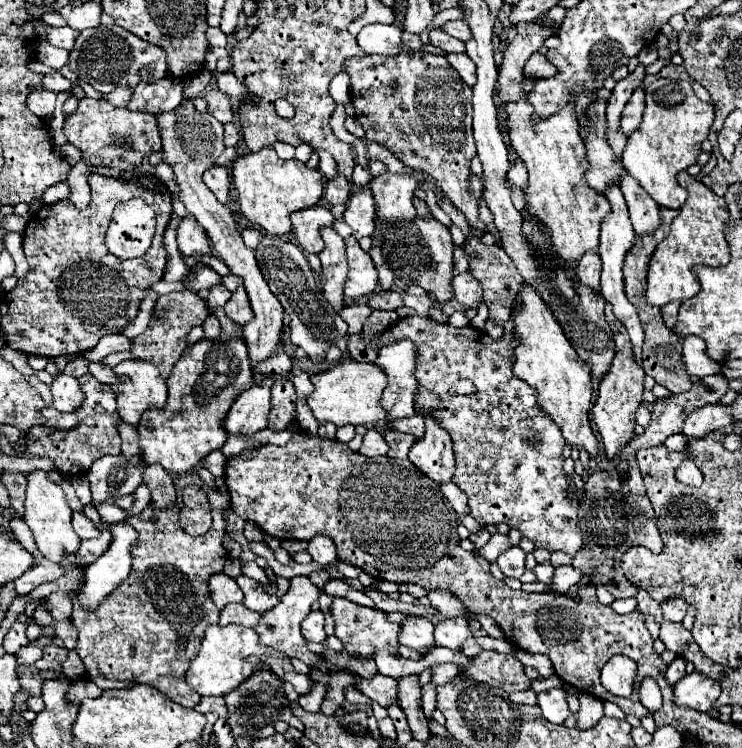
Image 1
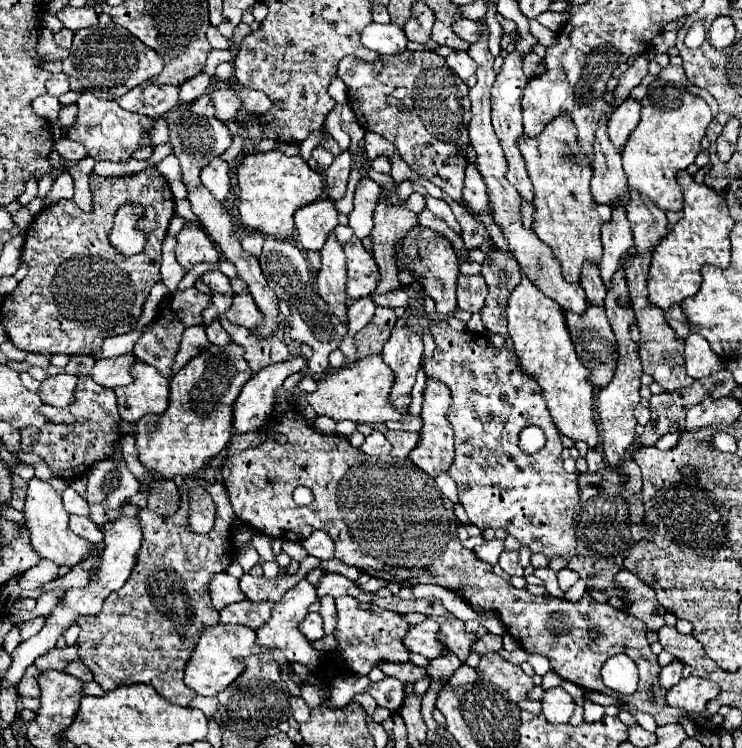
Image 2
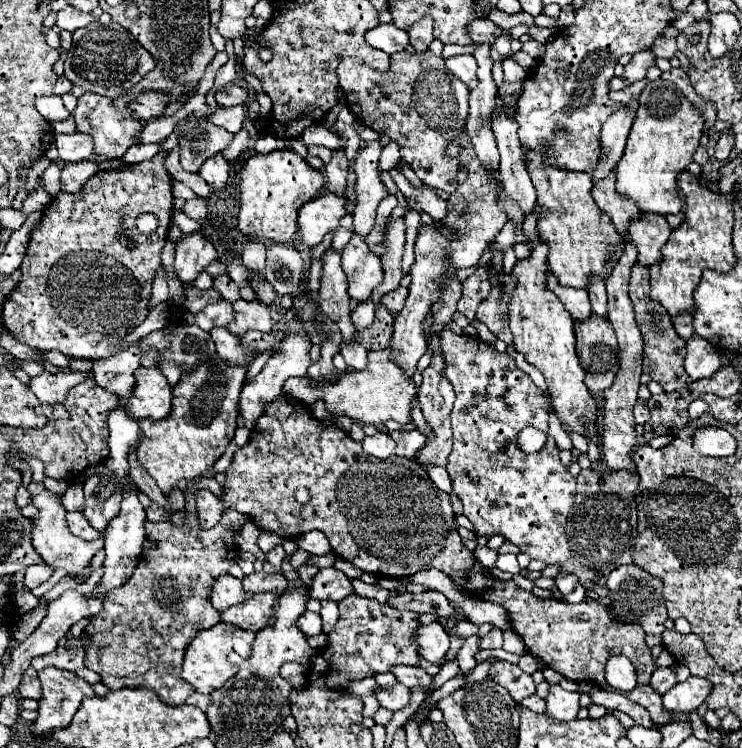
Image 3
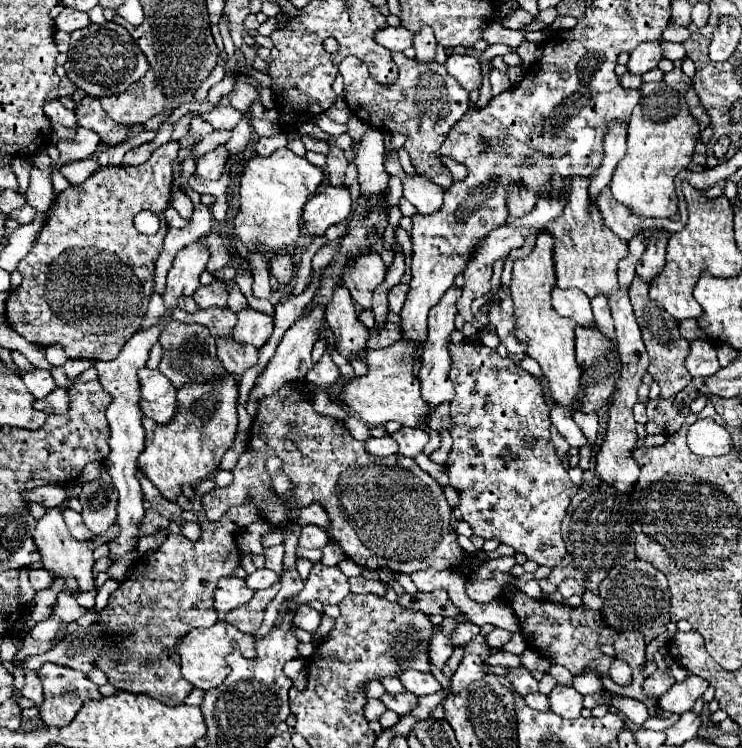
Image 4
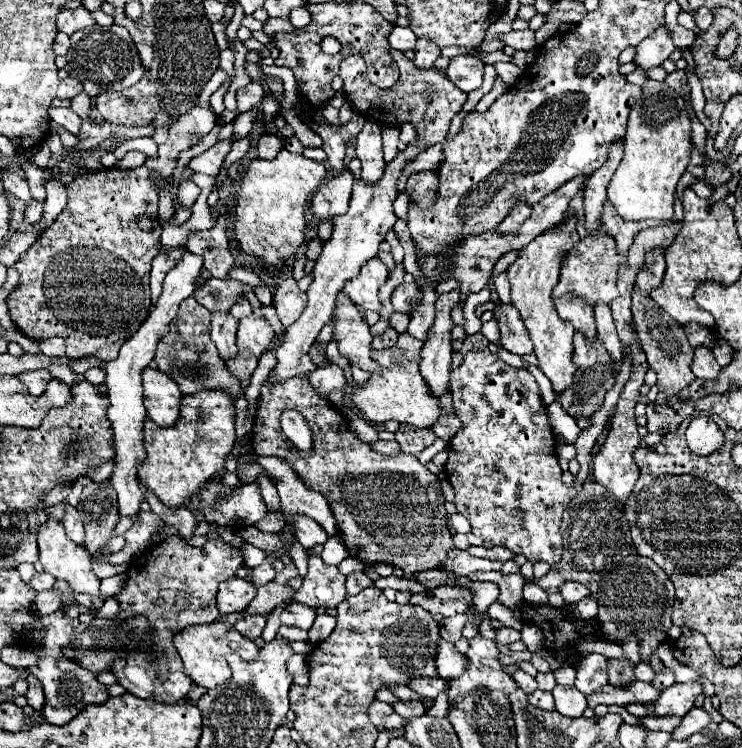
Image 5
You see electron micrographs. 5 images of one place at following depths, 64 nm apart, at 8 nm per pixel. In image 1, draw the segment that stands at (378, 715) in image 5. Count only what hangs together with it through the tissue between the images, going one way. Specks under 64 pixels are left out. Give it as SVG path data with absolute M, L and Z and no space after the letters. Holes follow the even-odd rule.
M348 686L348 690L346 690L346 700L350 702L350 704L360 704L360 706L372 706L372 700L368 698L368 696L364 696L360 690L356 690L356 688L352 688L352 686Z

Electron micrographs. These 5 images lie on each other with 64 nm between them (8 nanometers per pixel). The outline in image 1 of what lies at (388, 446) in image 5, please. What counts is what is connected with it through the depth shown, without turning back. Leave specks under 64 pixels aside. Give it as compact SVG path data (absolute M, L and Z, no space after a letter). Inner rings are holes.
M370 428L364 436L364 442L362 442L358 452L364 454L364 456L384 456L388 452L388 444L386 444L386 440L382 438L382 434L378 430Z

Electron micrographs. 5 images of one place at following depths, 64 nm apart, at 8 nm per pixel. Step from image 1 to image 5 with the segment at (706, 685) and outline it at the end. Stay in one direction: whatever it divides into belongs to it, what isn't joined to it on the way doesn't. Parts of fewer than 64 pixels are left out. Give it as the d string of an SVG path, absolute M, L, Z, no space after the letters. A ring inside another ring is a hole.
M698 682L672 684L654 702L656 716L686 716L694 708L696 696L702 694L702 686Z

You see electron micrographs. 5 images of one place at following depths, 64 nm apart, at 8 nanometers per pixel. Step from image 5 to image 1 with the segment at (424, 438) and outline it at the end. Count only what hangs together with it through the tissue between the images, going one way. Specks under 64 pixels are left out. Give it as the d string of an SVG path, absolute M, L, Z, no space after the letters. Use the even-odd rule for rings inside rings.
M388 430L384 434L384 440L390 446L390 450L388 450L390 458L408 458L410 446L416 442L416 438L412 434L404 434L404 432L398 432L398 430Z

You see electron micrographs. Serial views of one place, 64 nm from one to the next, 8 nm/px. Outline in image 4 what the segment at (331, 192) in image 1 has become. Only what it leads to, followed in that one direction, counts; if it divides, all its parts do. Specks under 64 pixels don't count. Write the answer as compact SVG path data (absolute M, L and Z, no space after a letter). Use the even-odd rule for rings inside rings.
M328 146L326 154L326 170L328 170L328 184L336 186L344 182L344 172L346 172L346 158L344 150L338 146Z

